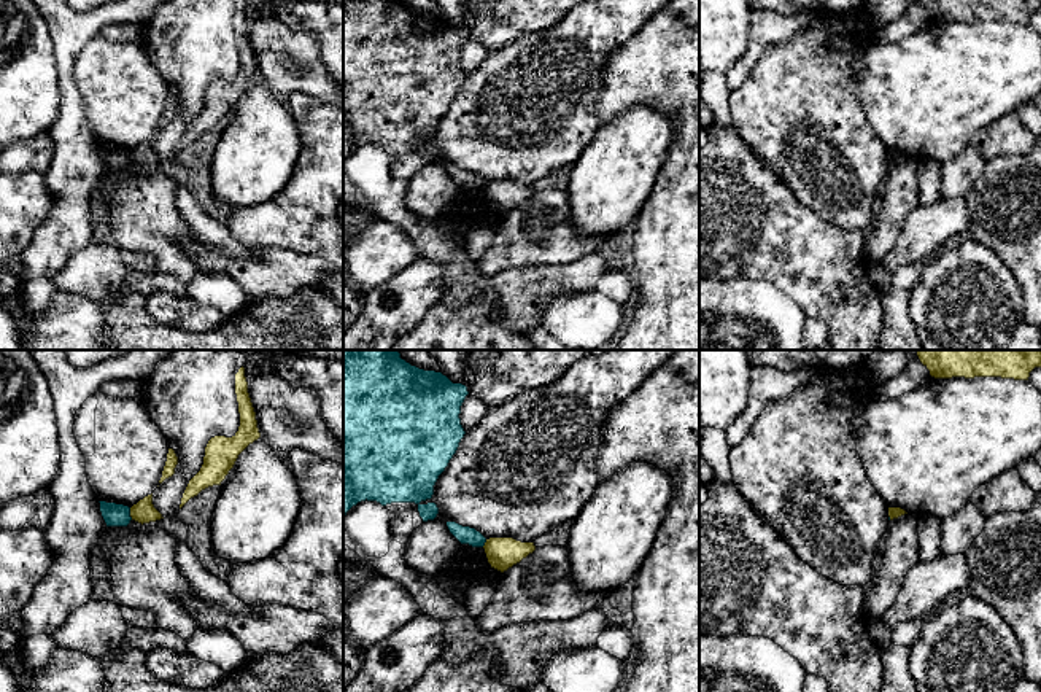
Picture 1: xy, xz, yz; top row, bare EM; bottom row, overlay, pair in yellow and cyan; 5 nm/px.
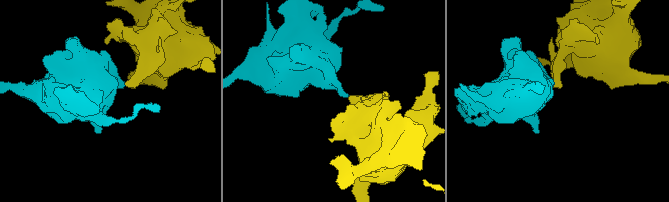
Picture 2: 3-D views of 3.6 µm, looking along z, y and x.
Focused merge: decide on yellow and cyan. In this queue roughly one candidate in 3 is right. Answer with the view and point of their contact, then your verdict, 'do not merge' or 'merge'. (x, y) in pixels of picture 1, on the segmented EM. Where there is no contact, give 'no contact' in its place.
xy (131, 514) | do not merge

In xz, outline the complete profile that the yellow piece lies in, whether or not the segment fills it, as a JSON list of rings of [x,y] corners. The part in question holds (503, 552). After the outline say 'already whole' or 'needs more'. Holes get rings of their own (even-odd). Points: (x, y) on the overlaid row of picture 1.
[[[490,538],[483,549],[491,568],[504,573],[532,554],[536,546],[534,542],[521,542],[513,538]]]; already whole

